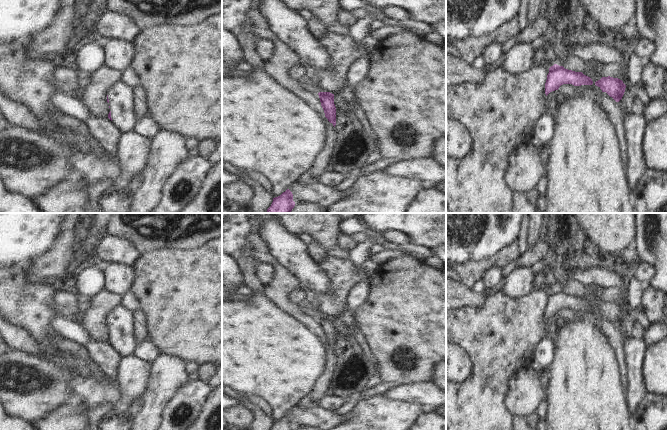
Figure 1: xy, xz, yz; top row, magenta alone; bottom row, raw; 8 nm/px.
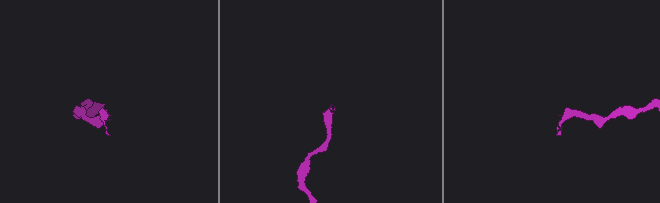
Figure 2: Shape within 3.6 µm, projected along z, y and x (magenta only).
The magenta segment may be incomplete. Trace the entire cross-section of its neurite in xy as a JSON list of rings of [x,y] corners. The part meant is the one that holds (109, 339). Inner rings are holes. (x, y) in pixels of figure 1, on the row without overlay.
[[[118,305],[108,316],[107,326],[110,336],[108,342],[121,356],[130,356],[137,349],[134,333],[133,310],[124,305]]]

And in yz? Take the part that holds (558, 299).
[[[554,288],[549,292],[547,304],[545,307],[546,320],[563,308],[572,308],[574,310],[592,309],[593,305],[590,301],[584,299],[582,296],[575,296],[565,293],[563,290]]]

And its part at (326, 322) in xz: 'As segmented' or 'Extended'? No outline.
As segmented.

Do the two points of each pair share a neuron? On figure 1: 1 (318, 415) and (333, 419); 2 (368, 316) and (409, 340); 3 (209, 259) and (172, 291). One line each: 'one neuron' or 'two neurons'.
1: one neuron
2: one neuron
3: one neuron

